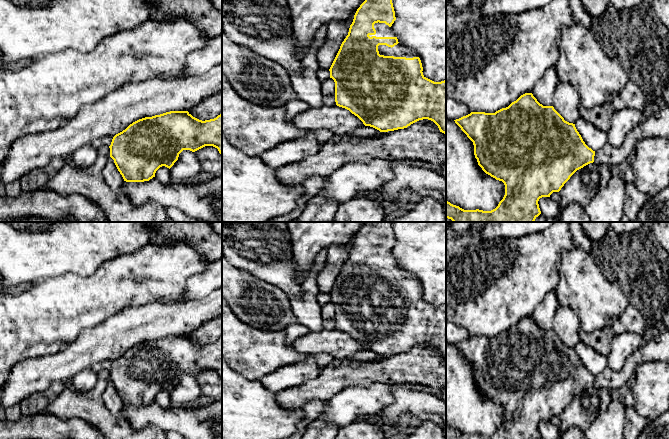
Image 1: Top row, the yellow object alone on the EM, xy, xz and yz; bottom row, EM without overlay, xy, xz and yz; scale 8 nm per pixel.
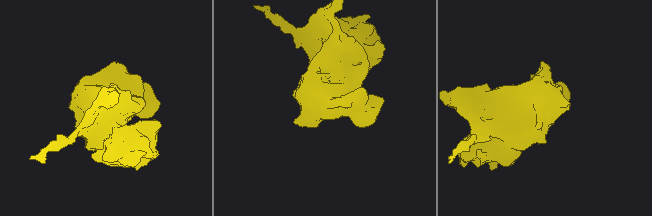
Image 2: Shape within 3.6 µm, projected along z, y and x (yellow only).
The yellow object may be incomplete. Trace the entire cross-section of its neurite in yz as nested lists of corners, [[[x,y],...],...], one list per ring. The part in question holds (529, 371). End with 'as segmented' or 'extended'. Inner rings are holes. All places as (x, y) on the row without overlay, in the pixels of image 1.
[[[532,317],[521,319],[508,331],[495,337],[471,336],[454,345],[473,366],[474,379],[482,394],[504,407],[505,419],[498,430],[491,435],[464,434],[446,424],[446,439],[540,439],[539,423],[550,421],[553,416],[559,416],[577,394],[593,386],[597,389],[620,393],[626,388],[630,378],[636,374],[640,364],[649,361],[669,363],[669,330],[665,330],[662,333],[656,333],[648,343],[628,357],[621,370],[613,371],[607,367],[601,374],[593,375],[585,368],[575,348],[565,345],[553,330],[540,328]]] | extended

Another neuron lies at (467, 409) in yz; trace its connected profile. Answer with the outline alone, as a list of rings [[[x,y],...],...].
[[[446,342],[446,424],[464,434],[491,435],[495,433],[505,419],[505,409],[486,398],[478,389],[474,379],[473,366],[461,354],[454,344]]]

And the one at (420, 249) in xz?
[[[392,222],[392,227],[396,244],[390,252],[399,268],[418,279],[424,301],[434,306],[446,304],[446,222]]]

